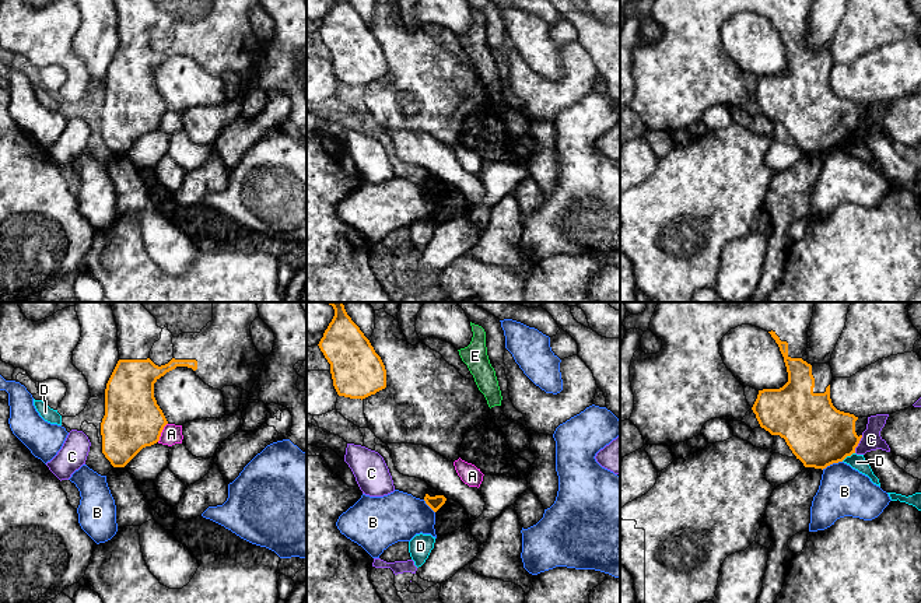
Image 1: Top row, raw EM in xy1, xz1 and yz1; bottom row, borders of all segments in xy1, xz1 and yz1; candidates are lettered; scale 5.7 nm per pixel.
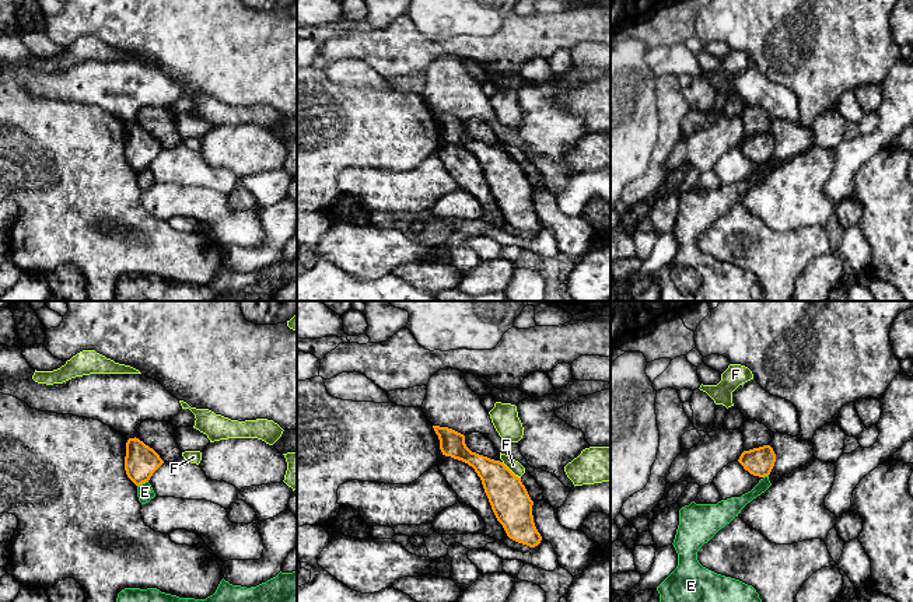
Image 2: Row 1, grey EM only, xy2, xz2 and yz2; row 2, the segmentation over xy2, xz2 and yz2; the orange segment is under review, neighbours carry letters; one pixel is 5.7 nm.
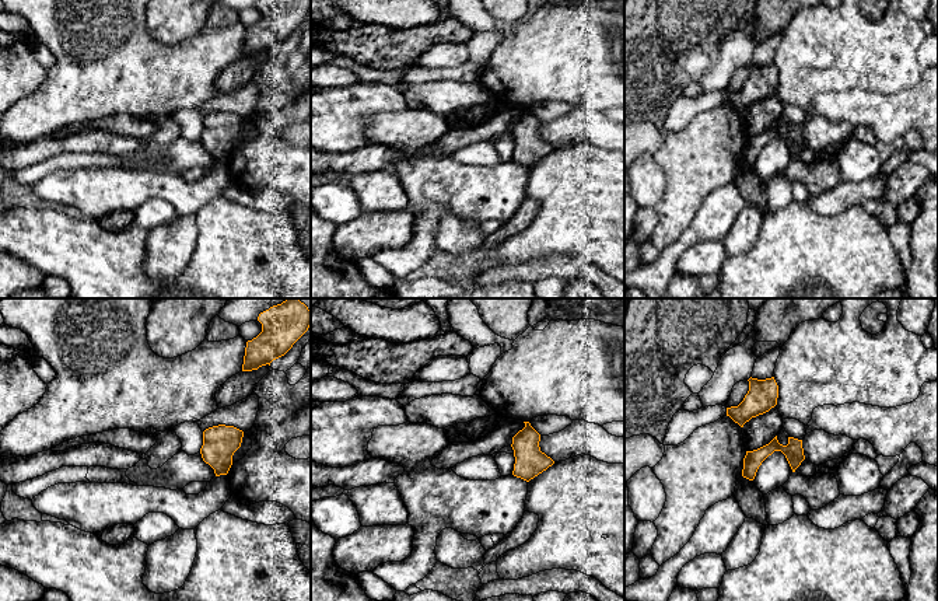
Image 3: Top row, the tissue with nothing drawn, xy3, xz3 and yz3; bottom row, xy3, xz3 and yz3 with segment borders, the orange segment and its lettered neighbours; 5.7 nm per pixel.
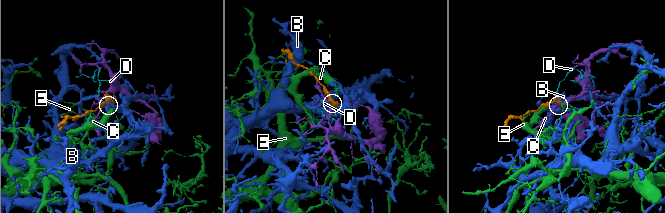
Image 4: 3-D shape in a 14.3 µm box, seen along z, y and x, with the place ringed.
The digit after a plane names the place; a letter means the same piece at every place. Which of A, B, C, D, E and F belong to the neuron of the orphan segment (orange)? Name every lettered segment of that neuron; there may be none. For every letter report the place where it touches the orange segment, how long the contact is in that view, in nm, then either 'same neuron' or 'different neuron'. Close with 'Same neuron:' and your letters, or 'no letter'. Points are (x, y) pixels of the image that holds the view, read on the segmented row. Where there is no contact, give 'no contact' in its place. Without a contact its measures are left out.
A: meets orange in xy1 at (161, 431); contact 130 nm long; different neuron
B: meets orange in yz1 at (832, 463); contact 130 nm long; different neuron
C: meets orange in yz1 at (858, 442); contact 120 nm long; different neuron
D: meets orange in yz1 at (847, 455); contact 90 nm long; different neuron
E: meets orange in xy2 at (142, 483); contact 70 nm long; different neuron
F: meets orange in xz2 at (510, 471); contact 140 nm long; different neuron
Same neuron: no letter

